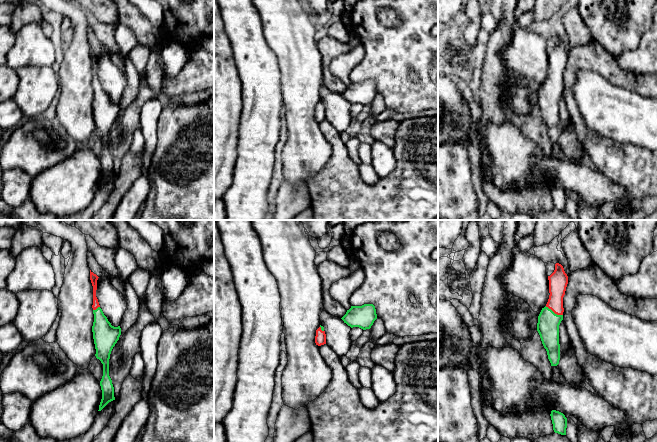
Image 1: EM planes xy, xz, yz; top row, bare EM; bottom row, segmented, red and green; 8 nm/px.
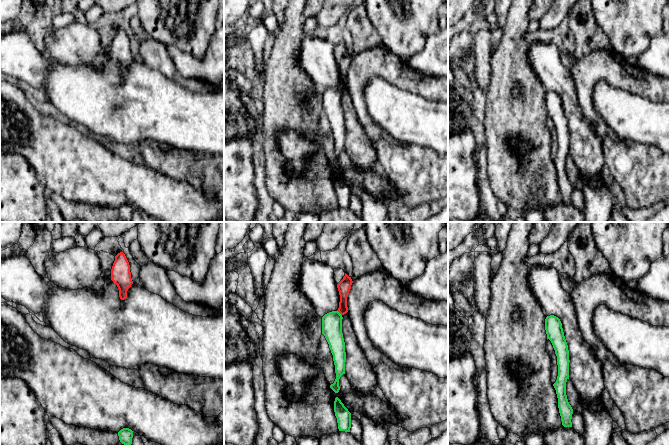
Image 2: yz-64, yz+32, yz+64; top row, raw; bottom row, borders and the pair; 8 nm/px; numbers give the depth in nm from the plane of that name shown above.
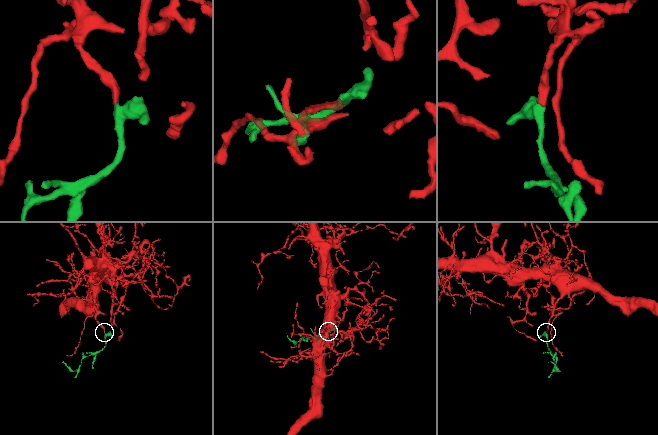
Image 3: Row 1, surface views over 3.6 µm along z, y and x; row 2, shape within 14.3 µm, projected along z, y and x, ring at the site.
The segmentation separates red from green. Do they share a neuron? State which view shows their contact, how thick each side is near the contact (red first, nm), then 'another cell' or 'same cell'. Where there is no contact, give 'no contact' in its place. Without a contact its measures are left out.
yz | 150/180 nm | same cell

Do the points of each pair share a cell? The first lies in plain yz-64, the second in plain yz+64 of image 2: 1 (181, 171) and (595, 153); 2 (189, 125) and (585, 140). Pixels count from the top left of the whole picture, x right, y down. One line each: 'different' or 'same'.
1: different
2: different

